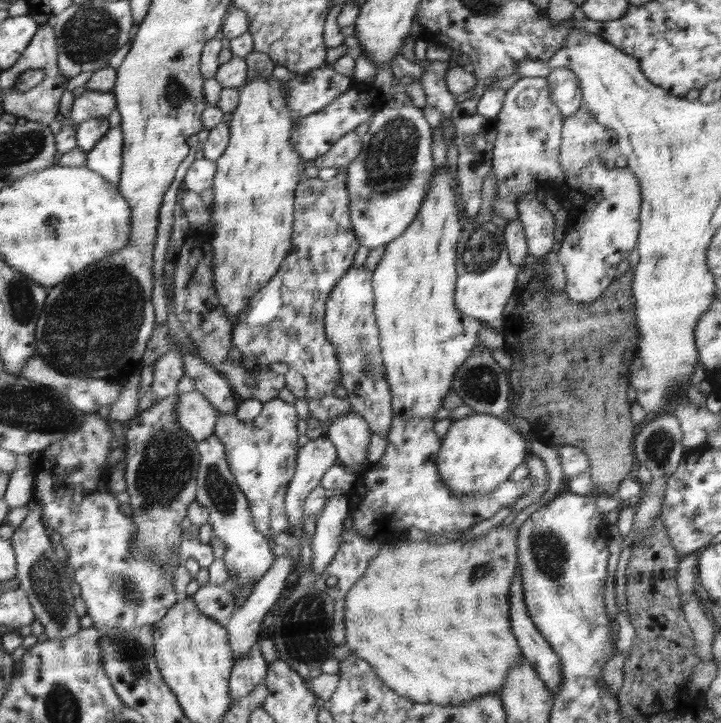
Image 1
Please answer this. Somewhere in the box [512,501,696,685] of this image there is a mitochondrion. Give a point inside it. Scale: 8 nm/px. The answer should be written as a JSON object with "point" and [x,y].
{"point":[552,556]}

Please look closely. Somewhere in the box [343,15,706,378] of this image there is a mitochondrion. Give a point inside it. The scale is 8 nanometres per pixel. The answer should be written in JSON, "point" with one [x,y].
{"point":[389,159]}

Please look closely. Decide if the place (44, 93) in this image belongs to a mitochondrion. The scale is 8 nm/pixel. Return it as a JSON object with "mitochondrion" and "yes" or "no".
{"mitochondrion":"no"}

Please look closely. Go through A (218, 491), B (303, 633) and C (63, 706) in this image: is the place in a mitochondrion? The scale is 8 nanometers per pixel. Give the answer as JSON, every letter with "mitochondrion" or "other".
{"A":"mitochondrion","B":"mitochondrion","C":"mitochondrion"}

